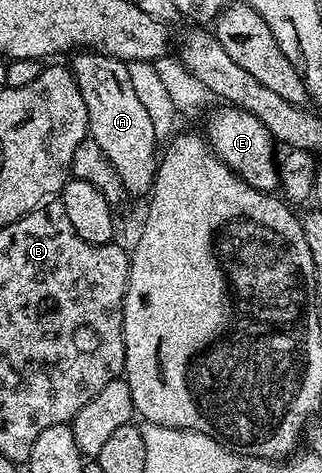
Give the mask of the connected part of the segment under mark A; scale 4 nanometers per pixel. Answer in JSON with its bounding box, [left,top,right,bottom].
[70,49,158,196]

